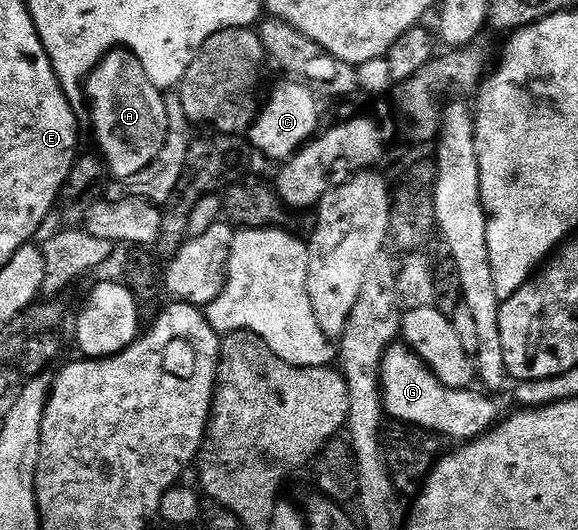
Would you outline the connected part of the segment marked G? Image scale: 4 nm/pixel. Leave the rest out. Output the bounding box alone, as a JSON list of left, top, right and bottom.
[379,343,500,441]

